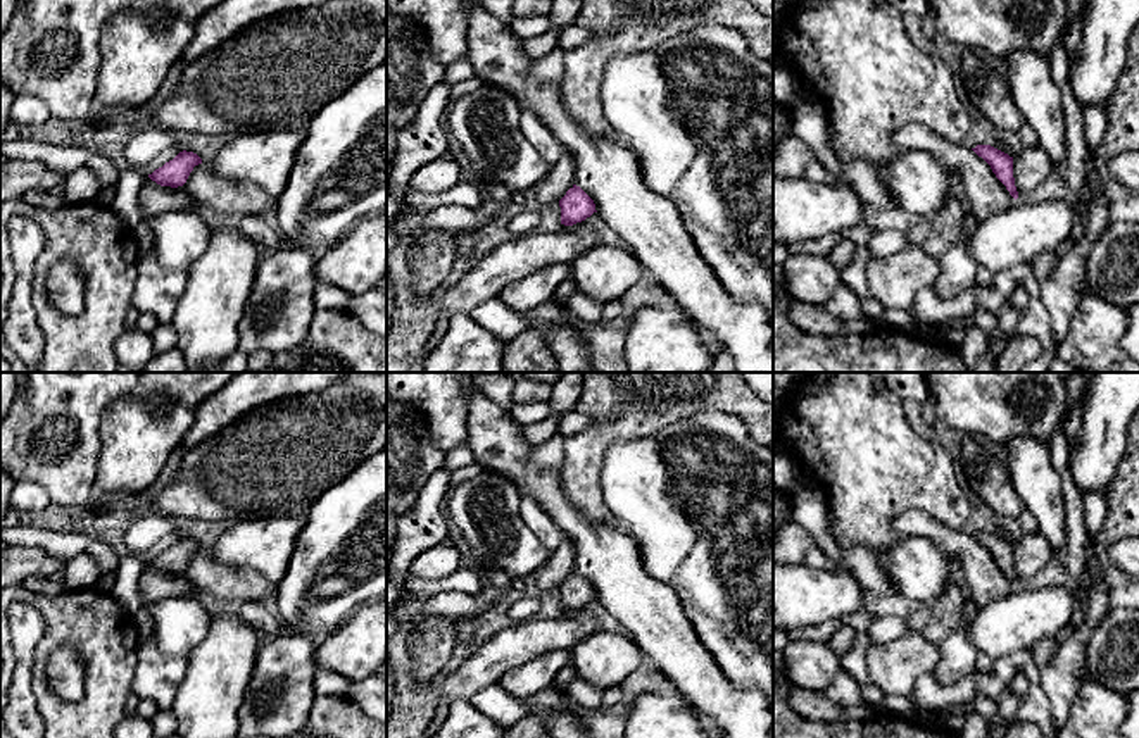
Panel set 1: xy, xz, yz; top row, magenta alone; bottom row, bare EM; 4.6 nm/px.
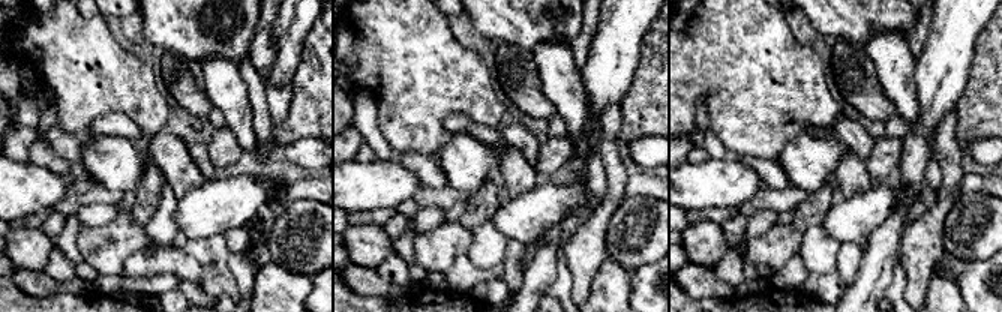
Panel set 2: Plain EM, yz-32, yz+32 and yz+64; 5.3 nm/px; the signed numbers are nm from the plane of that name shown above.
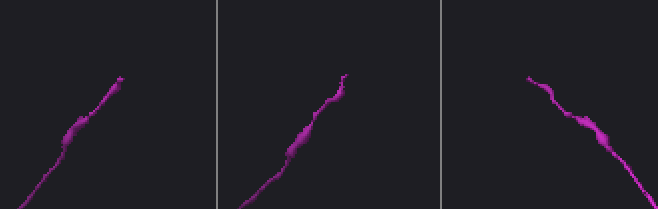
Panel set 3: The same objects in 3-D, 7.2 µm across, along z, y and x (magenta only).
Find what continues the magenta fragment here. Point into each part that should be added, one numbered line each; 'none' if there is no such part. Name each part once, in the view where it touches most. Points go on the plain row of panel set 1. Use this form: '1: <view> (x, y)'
none

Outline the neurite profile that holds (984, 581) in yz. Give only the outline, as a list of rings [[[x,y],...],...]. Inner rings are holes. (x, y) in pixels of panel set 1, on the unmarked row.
[[[909,509],[890,522],[899,536],[923,536],[937,543],[958,564],[958,576],[966,597],[984,609],[994,600],[1004,598],[1015,586],[996,564],[991,552],[965,531],[953,531],[920,509]]]

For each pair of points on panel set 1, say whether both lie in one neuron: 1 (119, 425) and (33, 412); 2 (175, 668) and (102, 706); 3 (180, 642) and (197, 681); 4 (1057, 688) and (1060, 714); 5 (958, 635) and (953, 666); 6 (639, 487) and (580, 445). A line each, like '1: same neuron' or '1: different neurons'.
1: different neurons
2: different neurons
3: different neurons
4: same neuron
5: same neuron
6: different neurons

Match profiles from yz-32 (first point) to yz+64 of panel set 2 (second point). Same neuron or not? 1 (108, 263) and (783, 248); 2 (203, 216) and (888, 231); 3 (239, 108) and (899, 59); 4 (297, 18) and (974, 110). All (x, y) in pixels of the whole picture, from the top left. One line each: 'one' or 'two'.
1: one
2: two
3: one
4: two

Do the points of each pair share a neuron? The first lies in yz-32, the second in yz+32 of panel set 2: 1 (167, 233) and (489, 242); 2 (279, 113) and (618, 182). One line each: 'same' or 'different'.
1: same
2: same

